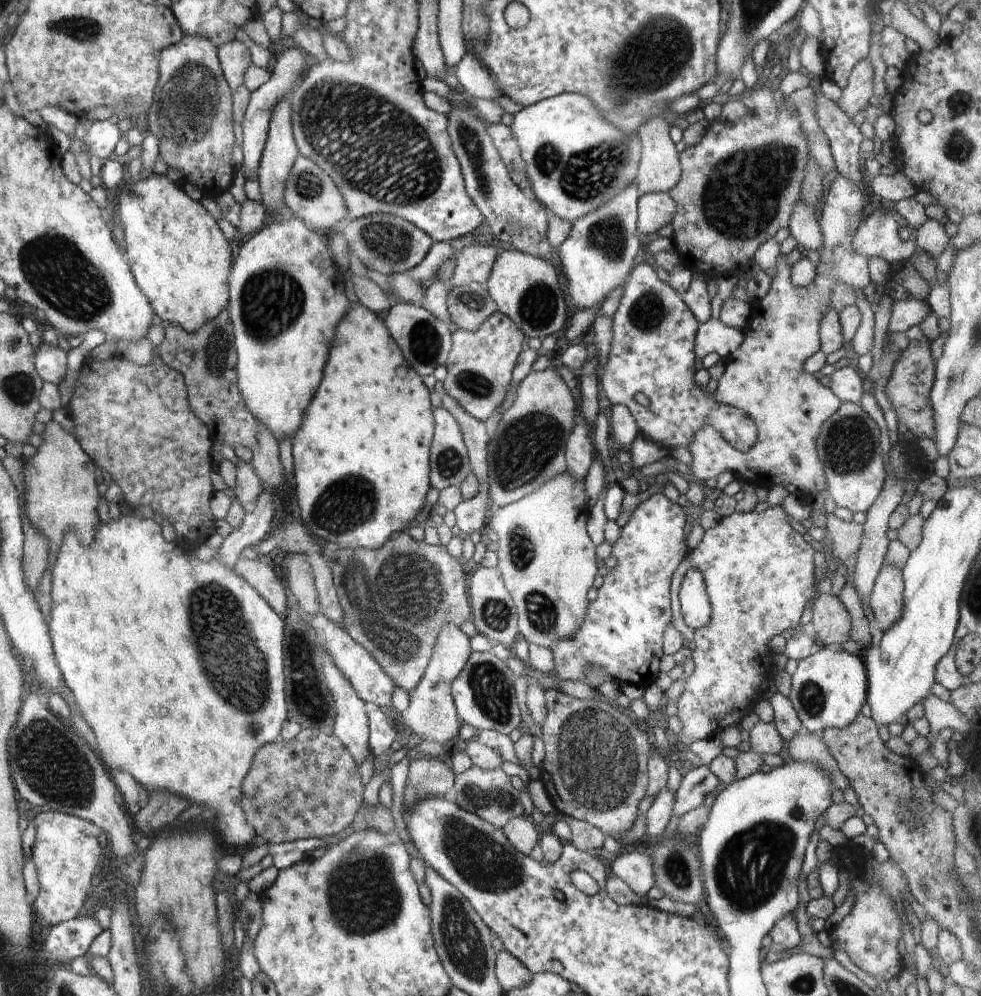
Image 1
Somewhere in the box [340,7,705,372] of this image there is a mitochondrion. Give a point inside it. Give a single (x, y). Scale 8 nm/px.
(656, 56)

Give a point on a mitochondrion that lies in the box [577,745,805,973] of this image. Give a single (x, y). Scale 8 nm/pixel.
(676, 868)

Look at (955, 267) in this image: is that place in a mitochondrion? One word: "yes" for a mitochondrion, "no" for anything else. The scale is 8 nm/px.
no

